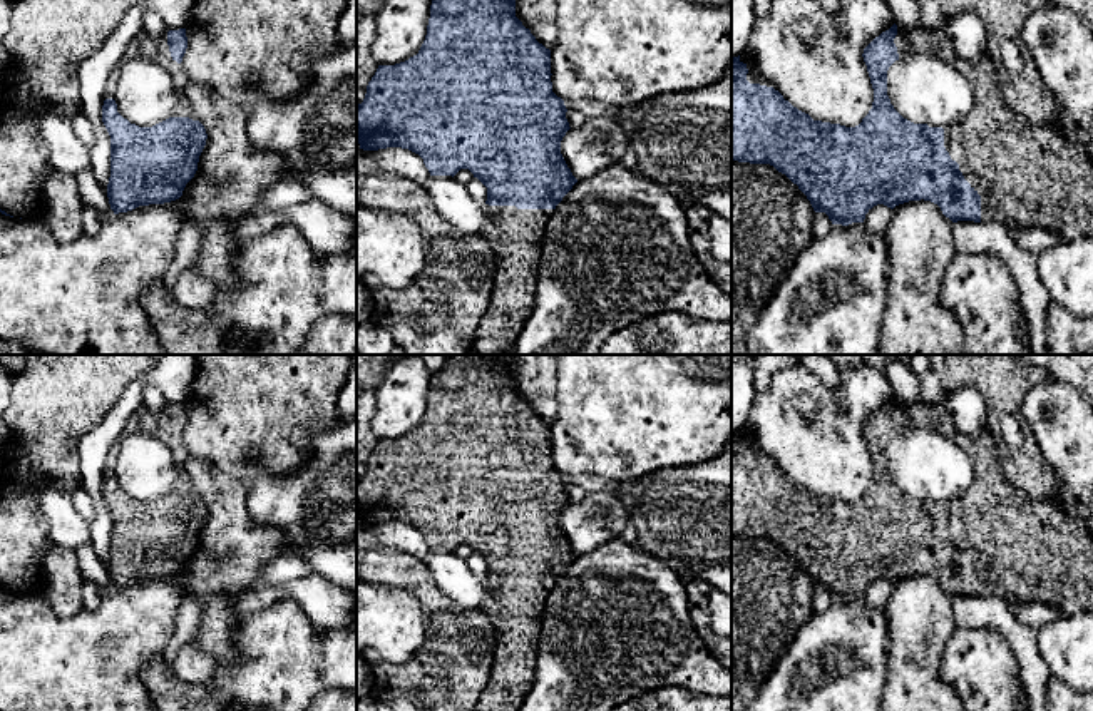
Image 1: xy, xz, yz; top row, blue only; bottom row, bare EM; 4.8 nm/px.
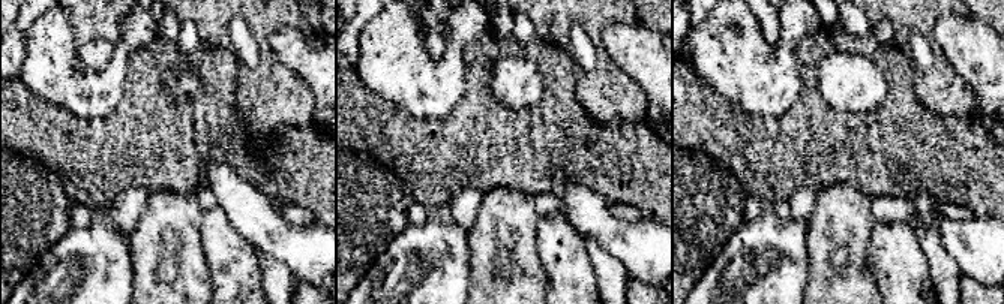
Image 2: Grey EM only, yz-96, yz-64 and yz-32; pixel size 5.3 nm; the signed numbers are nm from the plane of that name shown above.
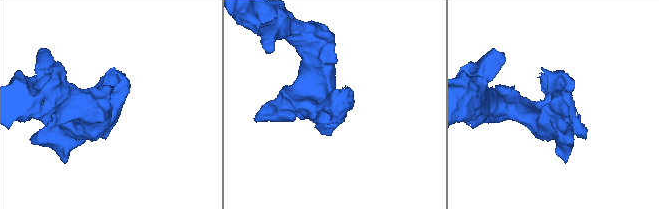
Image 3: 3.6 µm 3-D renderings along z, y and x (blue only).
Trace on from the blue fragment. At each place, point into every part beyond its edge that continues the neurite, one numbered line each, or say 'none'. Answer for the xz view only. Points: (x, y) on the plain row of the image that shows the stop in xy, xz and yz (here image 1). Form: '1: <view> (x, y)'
1: xz (514, 609)

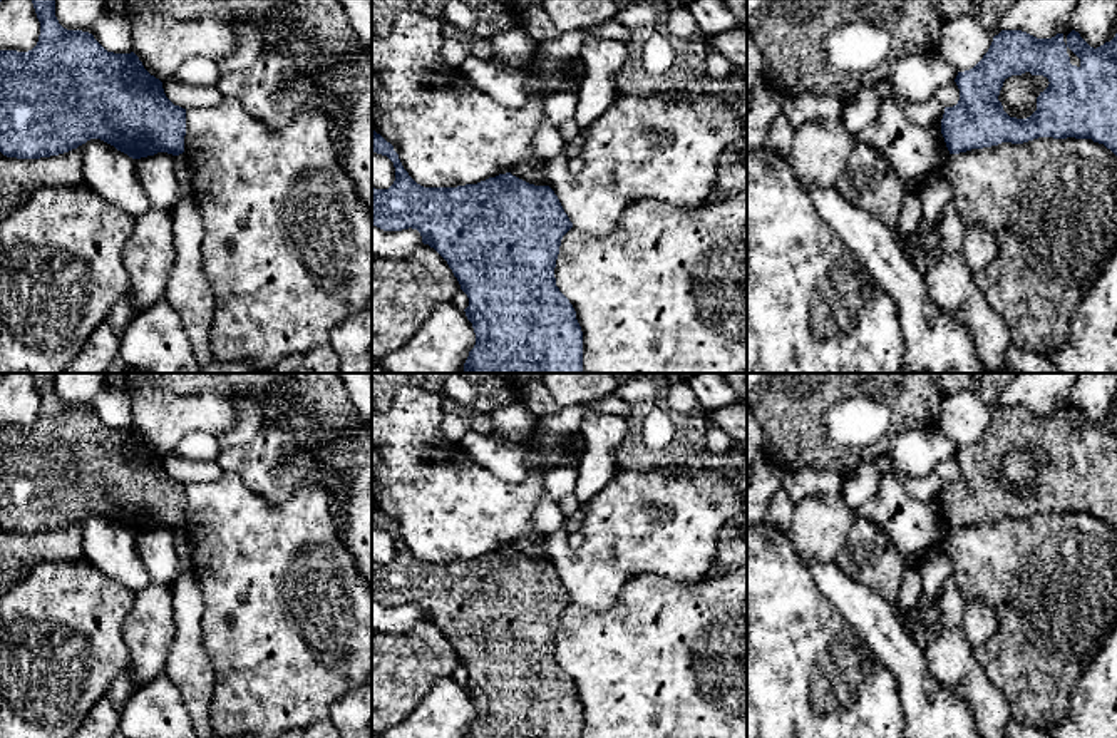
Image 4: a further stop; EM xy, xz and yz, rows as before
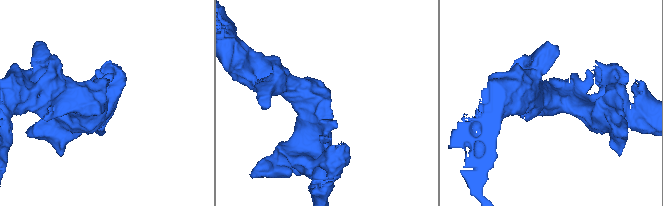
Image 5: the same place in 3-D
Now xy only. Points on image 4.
none

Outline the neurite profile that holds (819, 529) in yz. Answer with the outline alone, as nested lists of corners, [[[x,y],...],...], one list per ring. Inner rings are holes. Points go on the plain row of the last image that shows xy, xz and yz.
[[[809,495],[795,502],[787,537],[806,566],[829,562],[842,551],[854,519],[841,495]]]

